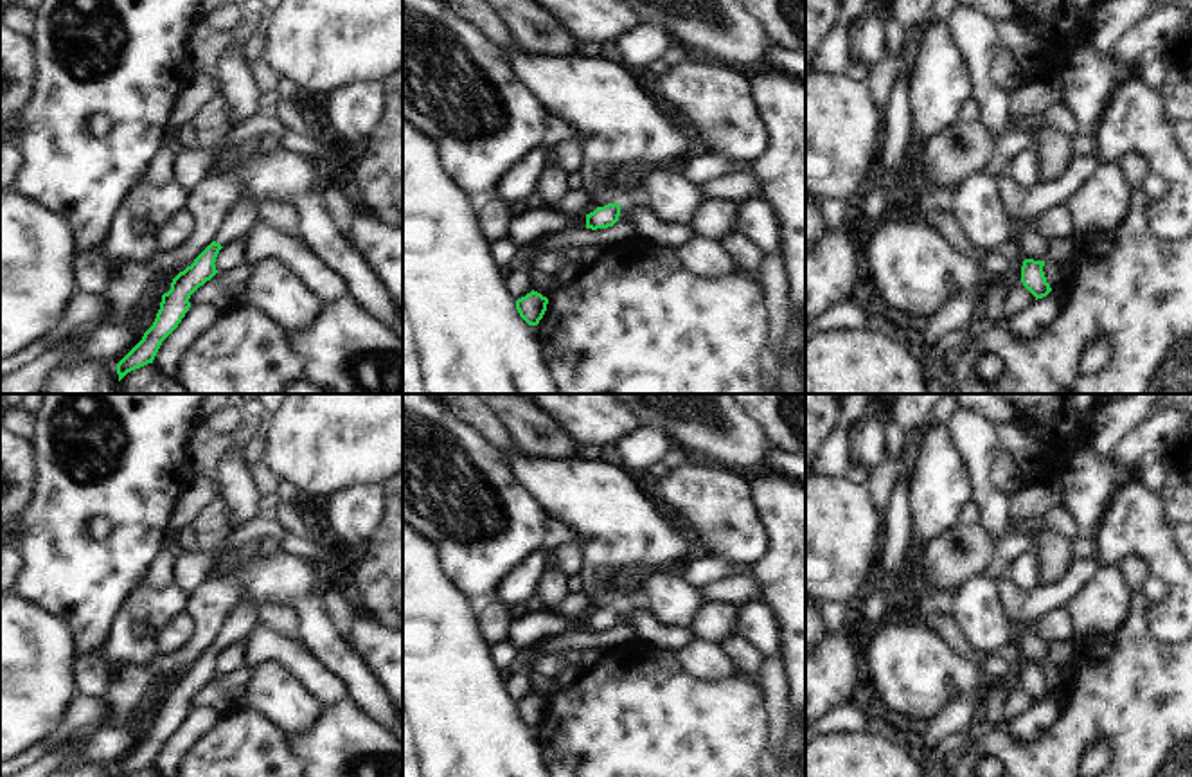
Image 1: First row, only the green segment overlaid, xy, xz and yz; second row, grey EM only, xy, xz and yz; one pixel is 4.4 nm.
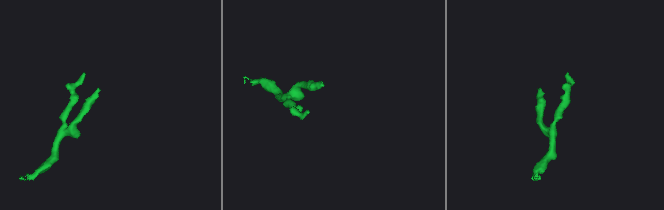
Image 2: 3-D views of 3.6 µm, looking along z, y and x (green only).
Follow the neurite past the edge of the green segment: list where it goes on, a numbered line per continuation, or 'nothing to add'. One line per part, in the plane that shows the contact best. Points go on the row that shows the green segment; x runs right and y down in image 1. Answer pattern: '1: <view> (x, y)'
1: xy (243, 216)

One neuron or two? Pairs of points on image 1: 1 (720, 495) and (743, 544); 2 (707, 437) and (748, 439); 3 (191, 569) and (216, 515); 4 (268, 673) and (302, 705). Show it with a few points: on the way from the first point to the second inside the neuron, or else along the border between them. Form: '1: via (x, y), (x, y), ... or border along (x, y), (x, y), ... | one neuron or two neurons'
1: via (720, 508), (738, 531) | one neuron
2: via (718, 437), (738, 439) | one neuron
3: border along (234, 531), (220, 544), (200, 551) | two neurons
4: via (277, 682), (293, 698) | one neuron

